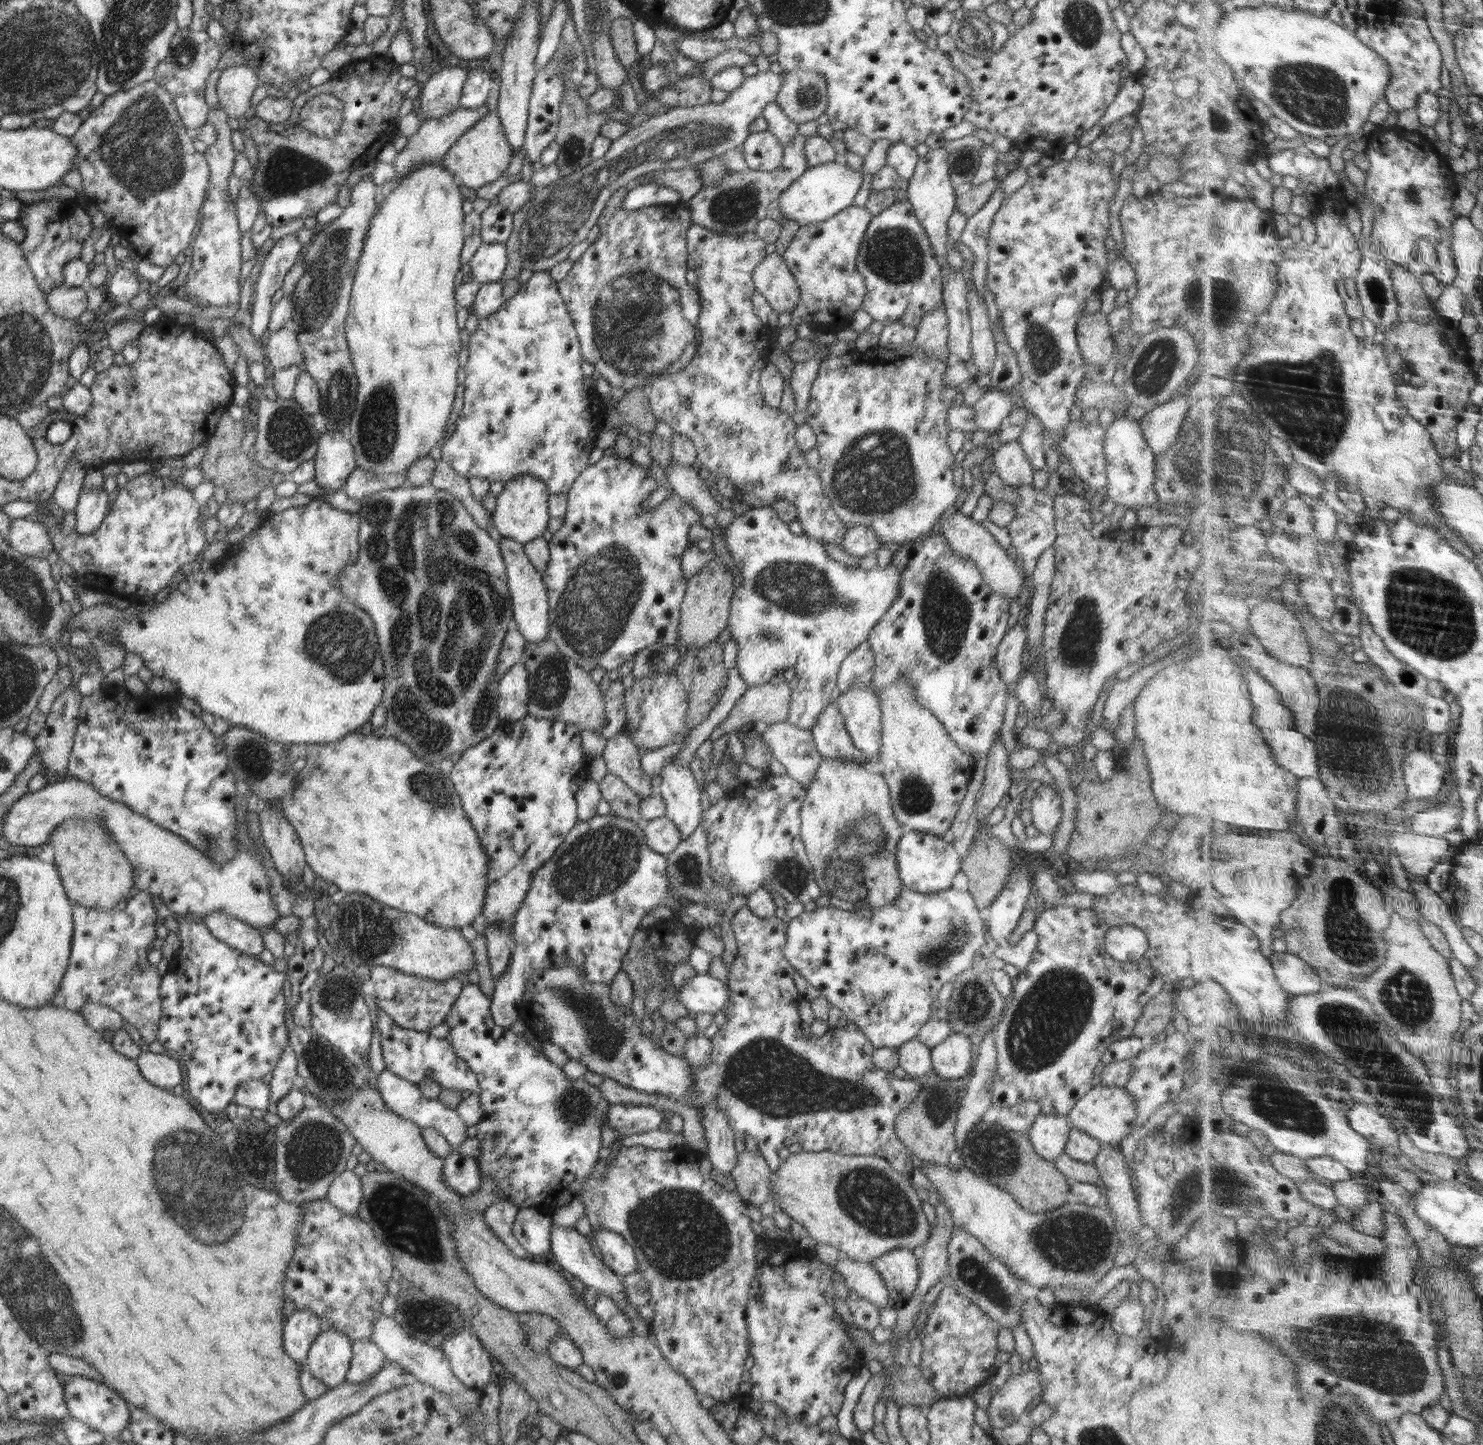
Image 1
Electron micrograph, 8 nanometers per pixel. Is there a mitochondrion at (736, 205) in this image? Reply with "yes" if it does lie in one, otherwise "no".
yes

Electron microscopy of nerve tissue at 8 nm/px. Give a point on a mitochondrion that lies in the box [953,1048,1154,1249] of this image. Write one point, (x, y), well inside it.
(995, 1151)

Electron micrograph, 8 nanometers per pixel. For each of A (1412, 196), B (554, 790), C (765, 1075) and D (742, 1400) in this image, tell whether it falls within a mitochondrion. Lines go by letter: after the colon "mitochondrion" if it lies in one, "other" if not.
A: mitochondrion
B: other
C: mitochondrion
D: other

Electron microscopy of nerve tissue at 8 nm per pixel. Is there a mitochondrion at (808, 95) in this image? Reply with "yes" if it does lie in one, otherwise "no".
yes

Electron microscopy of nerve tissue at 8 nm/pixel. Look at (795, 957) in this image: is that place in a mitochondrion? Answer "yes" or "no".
no

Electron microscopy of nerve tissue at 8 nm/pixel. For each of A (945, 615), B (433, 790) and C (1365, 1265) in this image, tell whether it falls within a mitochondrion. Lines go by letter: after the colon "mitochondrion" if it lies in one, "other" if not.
A: mitochondrion
B: mitochondrion
C: other

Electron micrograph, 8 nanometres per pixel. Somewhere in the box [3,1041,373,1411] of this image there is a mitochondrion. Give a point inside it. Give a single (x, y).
(189, 1187)

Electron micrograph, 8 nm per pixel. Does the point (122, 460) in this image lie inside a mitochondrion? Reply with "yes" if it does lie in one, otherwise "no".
no

